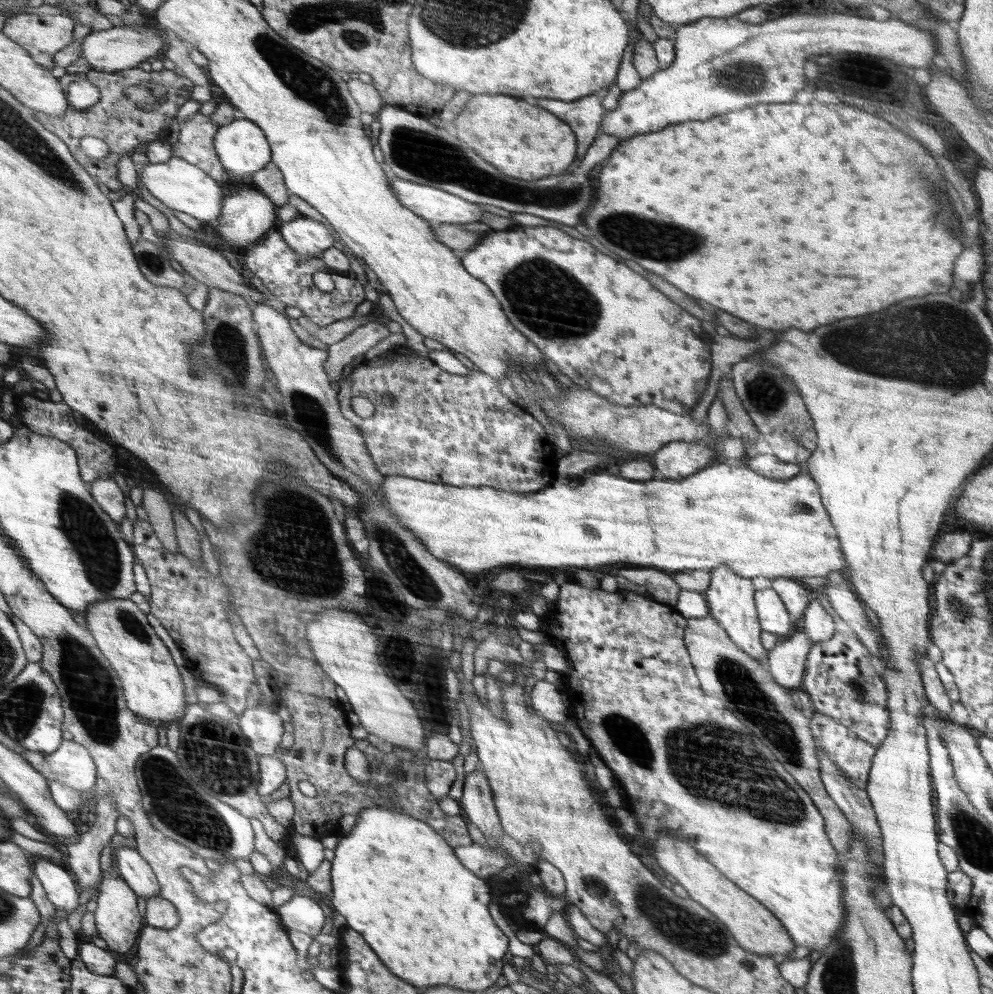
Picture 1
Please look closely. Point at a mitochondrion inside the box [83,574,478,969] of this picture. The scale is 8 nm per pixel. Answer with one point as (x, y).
(190, 815)

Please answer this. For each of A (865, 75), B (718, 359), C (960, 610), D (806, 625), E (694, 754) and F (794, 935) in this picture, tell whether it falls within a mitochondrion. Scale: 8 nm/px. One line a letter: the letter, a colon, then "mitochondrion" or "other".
A: other
B: other
C: mitochondrion
D: other
E: mitochondrion
F: other

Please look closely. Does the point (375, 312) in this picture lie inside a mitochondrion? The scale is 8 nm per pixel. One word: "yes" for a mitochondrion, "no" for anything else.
no

